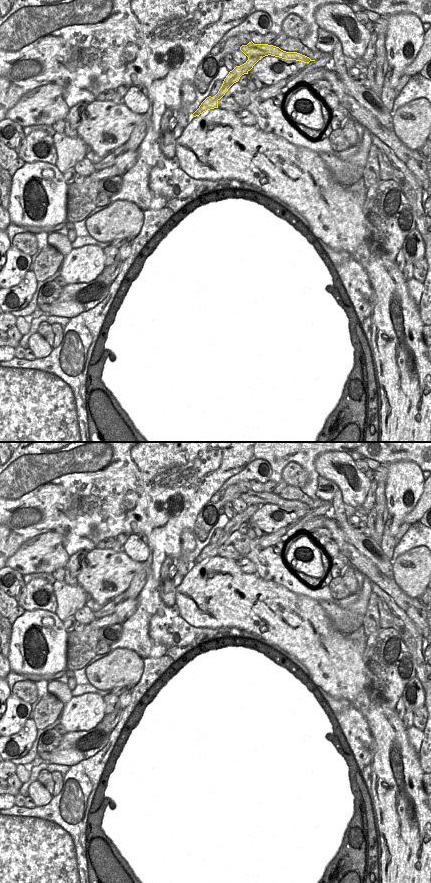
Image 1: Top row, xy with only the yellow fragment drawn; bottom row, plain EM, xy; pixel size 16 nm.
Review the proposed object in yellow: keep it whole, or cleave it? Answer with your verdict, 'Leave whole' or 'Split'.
Split.

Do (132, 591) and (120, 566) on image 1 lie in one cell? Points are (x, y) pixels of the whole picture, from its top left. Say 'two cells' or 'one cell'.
two cells

